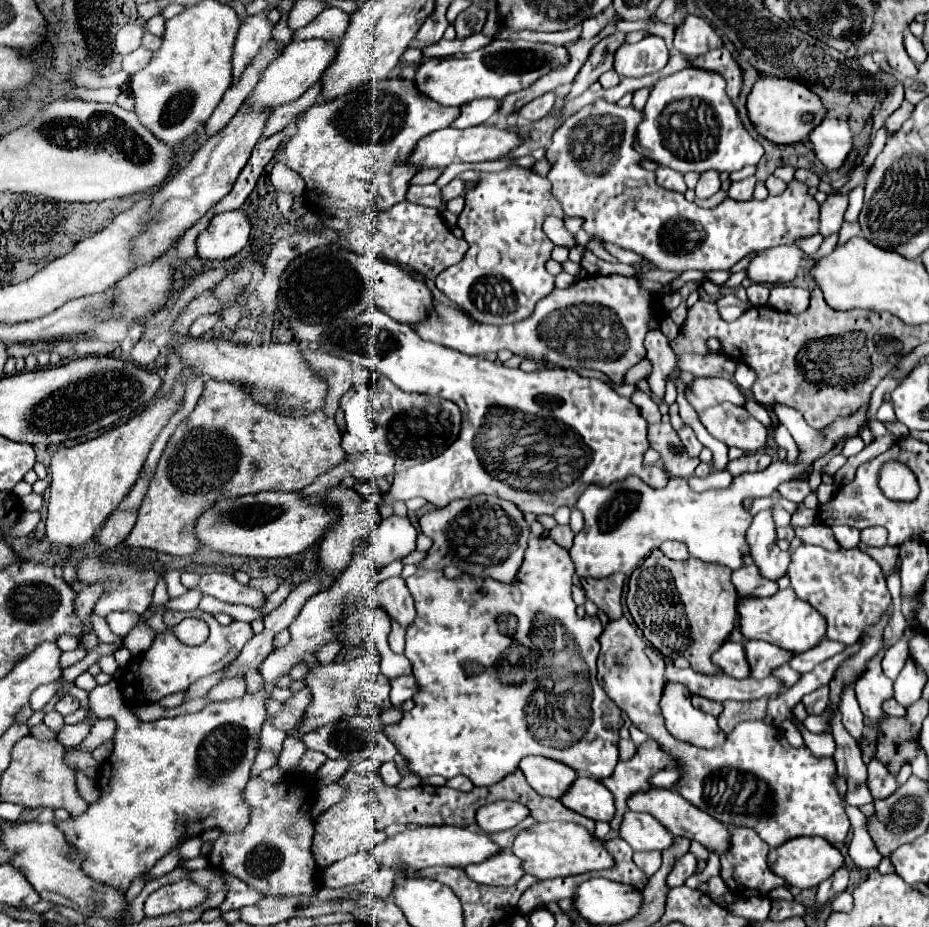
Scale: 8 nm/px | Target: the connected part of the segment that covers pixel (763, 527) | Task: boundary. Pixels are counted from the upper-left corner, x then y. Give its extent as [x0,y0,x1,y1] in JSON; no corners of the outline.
[747,510,791,580]

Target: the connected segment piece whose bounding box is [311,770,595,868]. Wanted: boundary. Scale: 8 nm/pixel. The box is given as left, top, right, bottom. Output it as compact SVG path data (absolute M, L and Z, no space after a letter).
M515 770L511 776L505 776L499 784L493 784L491 788L473 788L471 792L459 792L447 786L417 786L409 790L397 790L391 786L385 786L379 774L353 774L347 772L341 780L341 786L347 788L347 796L325 810L317 820L315 820L315 836L313 836L313 858L317 866L327 868L337 860L347 858L349 854L357 852L357 844L361 842L361 830L365 828L377 828L383 830L389 824L415 824L415 826L461 826L467 828L473 824L475 812L489 802L497 800L515 800L525 804L531 810L531 816L535 816L539 822L549 822L549 820L563 820L563 822L575 822L585 826L591 834L595 834L595 822L591 818L585 818L569 808L565 808L559 800L551 800L547 796L539 796L527 782L525 776Z

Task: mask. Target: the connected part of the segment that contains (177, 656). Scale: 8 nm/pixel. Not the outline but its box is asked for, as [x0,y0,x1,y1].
[121,610,253,706]

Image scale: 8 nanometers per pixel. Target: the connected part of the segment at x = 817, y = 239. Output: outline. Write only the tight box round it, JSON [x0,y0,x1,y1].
[799,234,823,256]

